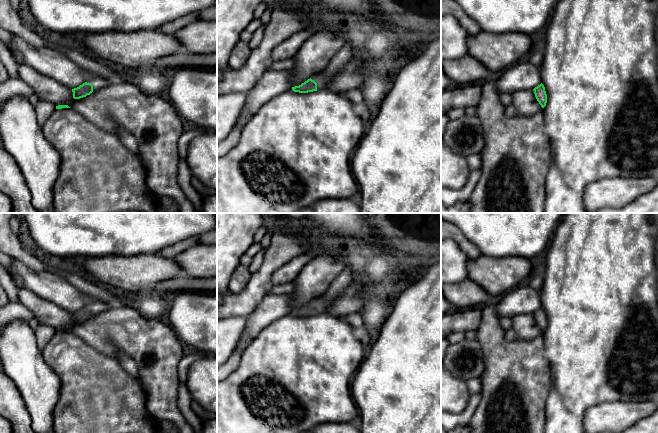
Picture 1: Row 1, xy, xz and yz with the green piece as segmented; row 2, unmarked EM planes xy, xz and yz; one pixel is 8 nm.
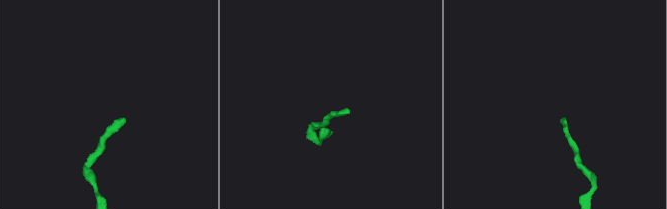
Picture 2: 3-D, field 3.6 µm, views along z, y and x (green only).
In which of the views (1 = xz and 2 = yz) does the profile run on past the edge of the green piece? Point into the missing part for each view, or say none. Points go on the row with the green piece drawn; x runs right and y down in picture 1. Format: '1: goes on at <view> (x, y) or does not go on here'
1: goes on at xz (345, 55)
2: does not go on here

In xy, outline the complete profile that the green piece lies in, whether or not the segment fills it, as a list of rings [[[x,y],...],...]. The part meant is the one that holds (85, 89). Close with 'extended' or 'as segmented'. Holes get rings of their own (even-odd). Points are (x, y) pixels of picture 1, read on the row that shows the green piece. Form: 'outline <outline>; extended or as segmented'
outline [[[91,76],[86,79],[86,81],[77,88],[72,89],[73,98],[80,99],[90,95],[93,91],[97,91],[103,87],[108,86],[111,83],[110,80],[100,77]]]; extended

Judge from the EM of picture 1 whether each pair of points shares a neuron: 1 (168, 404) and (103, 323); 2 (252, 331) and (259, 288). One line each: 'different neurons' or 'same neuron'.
1: same neuron
2: different neurons

